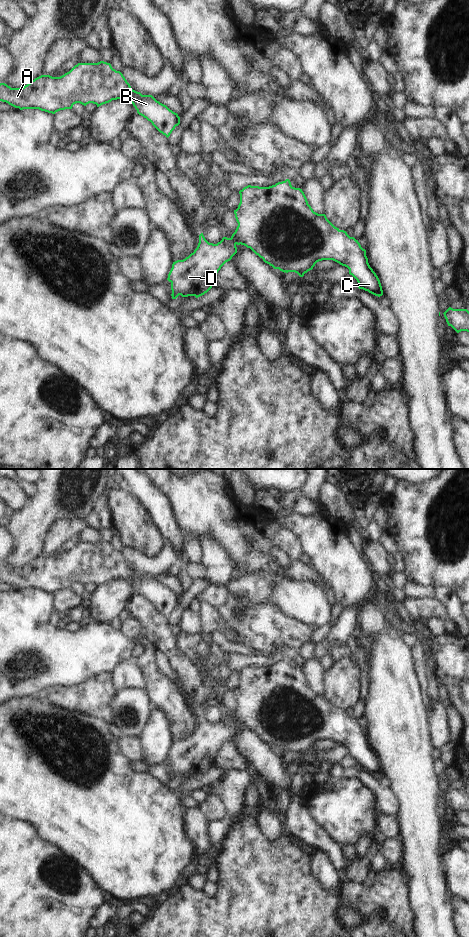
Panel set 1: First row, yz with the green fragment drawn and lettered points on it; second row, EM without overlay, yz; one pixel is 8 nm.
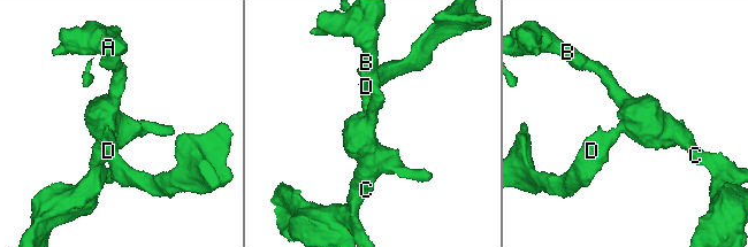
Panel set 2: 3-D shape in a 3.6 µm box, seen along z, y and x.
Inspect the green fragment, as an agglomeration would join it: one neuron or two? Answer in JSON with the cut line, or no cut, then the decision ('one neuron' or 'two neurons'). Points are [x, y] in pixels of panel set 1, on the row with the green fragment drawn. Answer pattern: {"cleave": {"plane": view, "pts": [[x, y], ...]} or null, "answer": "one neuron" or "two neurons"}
{"cleave": null, "answer": "one neuron"}

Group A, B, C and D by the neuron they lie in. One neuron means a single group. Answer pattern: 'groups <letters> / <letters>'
groups A B C D

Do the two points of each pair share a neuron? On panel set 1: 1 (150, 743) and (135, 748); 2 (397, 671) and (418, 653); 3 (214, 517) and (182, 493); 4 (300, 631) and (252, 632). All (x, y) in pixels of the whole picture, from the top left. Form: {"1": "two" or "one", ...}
{"1": "two", "2": "two", "3": "one", "4": "one"}

